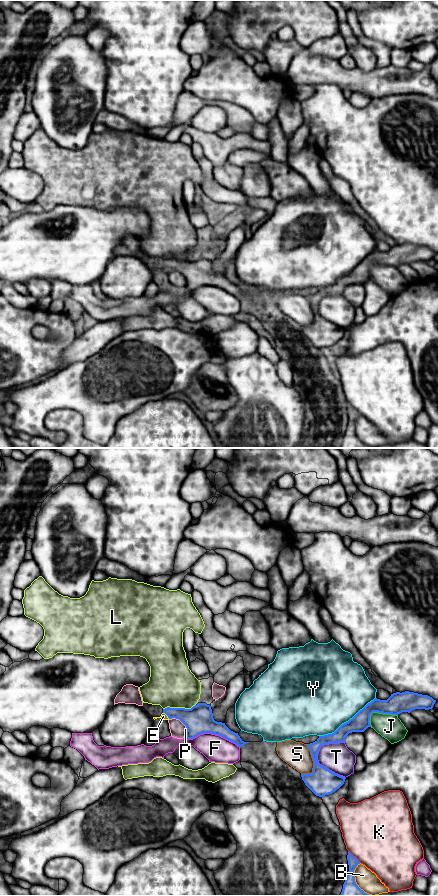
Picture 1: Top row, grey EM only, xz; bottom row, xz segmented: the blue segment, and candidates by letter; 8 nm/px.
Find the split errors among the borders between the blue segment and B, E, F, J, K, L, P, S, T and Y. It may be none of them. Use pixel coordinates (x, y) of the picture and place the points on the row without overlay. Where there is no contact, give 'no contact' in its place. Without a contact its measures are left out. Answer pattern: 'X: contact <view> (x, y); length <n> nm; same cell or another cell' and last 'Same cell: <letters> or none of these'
B: contact xz (355, 434); length 280 nm; another cell
E: contact xz (166, 266); length 80 nm; same cell
F: contact xz (212, 285); length 440 nm; another cell
J: contact xz (379, 264); length 240 nm; another cell
K: contact xz (353, 408); length 140 nm; another cell
L: contact xz (179, 260); length 260 nm; another cell
P: contact xz (183, 275); length 200 nm; another cell
S: contact xz (314, 315); length 260 nm; another cell
T: contact xz (323, 318); length 340 nm; another cell
Y: contact xz (348, 273); length 550 nm; another cell
Same cell: E

